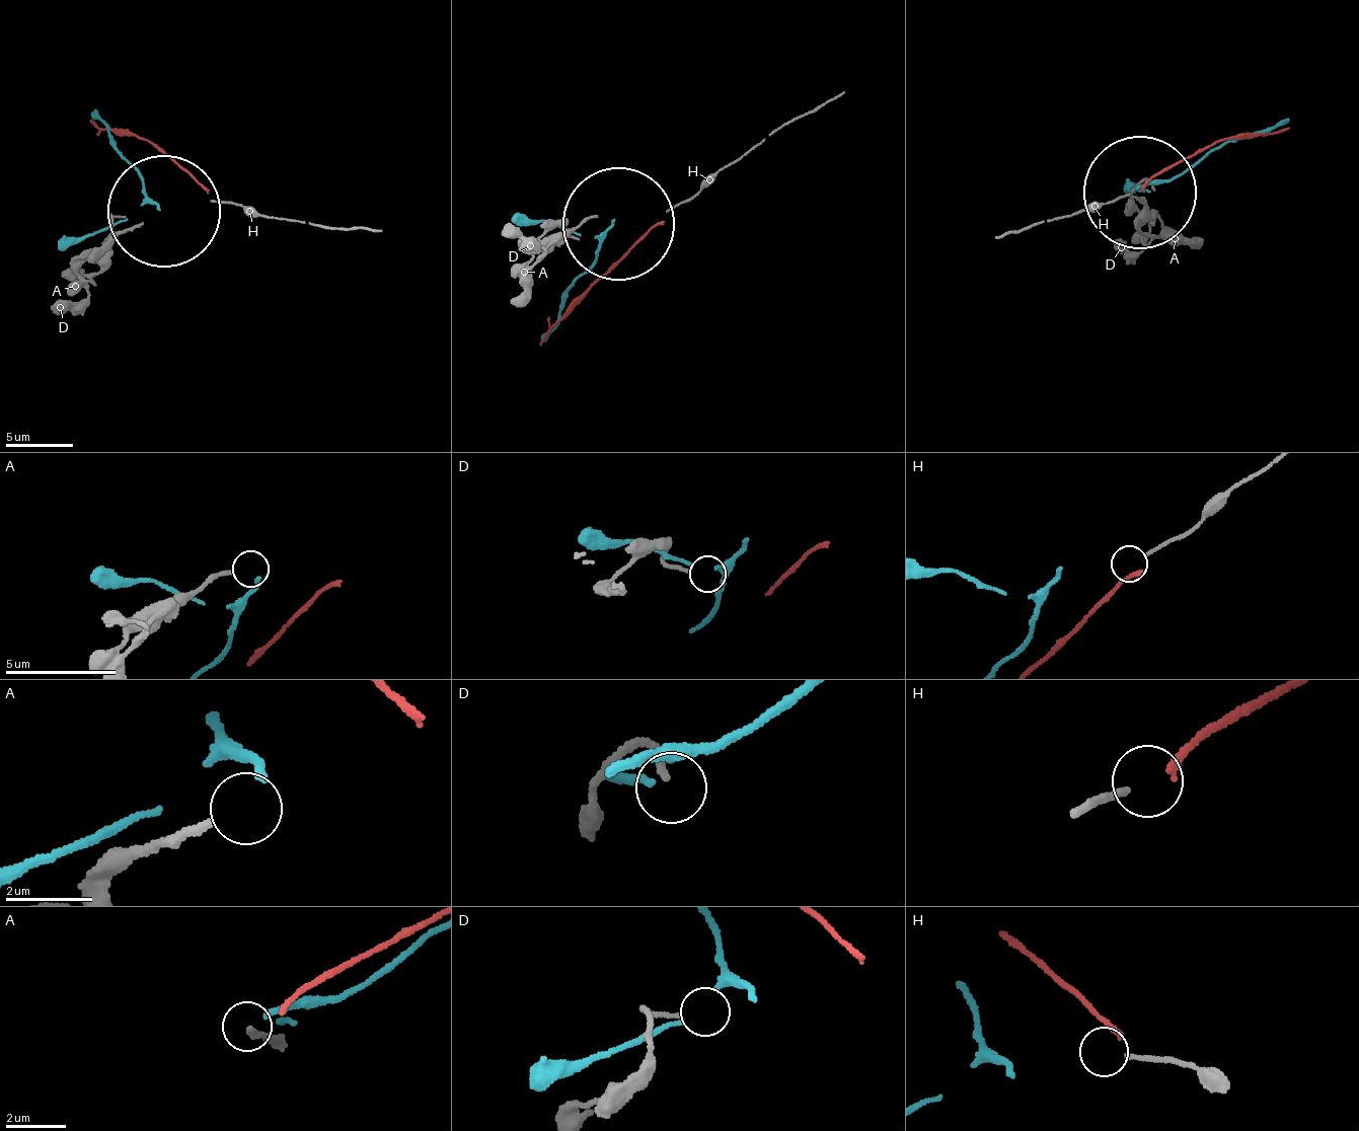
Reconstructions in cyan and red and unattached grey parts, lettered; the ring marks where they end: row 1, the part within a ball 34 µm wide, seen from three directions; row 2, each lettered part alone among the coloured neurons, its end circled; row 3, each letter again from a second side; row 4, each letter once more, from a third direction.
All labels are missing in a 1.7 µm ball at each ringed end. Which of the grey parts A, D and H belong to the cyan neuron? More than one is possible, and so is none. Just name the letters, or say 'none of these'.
A

